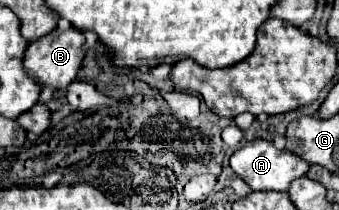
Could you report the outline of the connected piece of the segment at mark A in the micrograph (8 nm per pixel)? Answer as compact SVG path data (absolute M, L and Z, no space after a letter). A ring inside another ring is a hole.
M253 140L239 148L231 156L231 168L237 176L241 176L251 190L289 190L289 184L301 176L307 174L309 164L303 158L297 158L297 154L291 154L289 150L277 150L269 140Z

